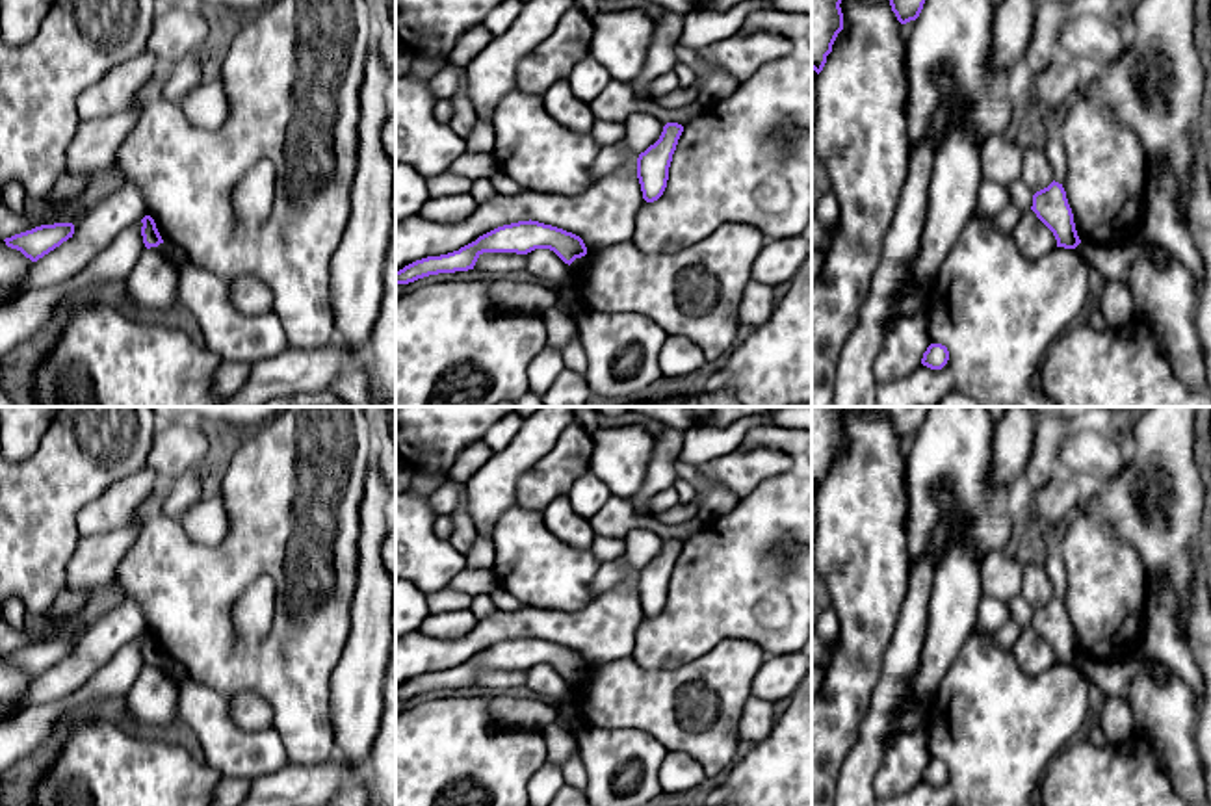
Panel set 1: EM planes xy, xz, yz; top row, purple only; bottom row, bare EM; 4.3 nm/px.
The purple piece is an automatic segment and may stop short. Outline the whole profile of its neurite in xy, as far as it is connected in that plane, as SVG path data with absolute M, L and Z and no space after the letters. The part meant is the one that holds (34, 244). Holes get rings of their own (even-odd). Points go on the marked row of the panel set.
M54 223L54 225L41 225L32 230L15 234L6 238L6 245L11 249L20 251L32 262L37 262L63 241L72 238L74 225L72 223Z

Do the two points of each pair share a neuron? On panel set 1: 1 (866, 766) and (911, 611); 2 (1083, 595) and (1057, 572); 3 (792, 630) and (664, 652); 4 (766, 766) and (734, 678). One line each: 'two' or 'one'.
1: one
2: two
3: one
4: two

